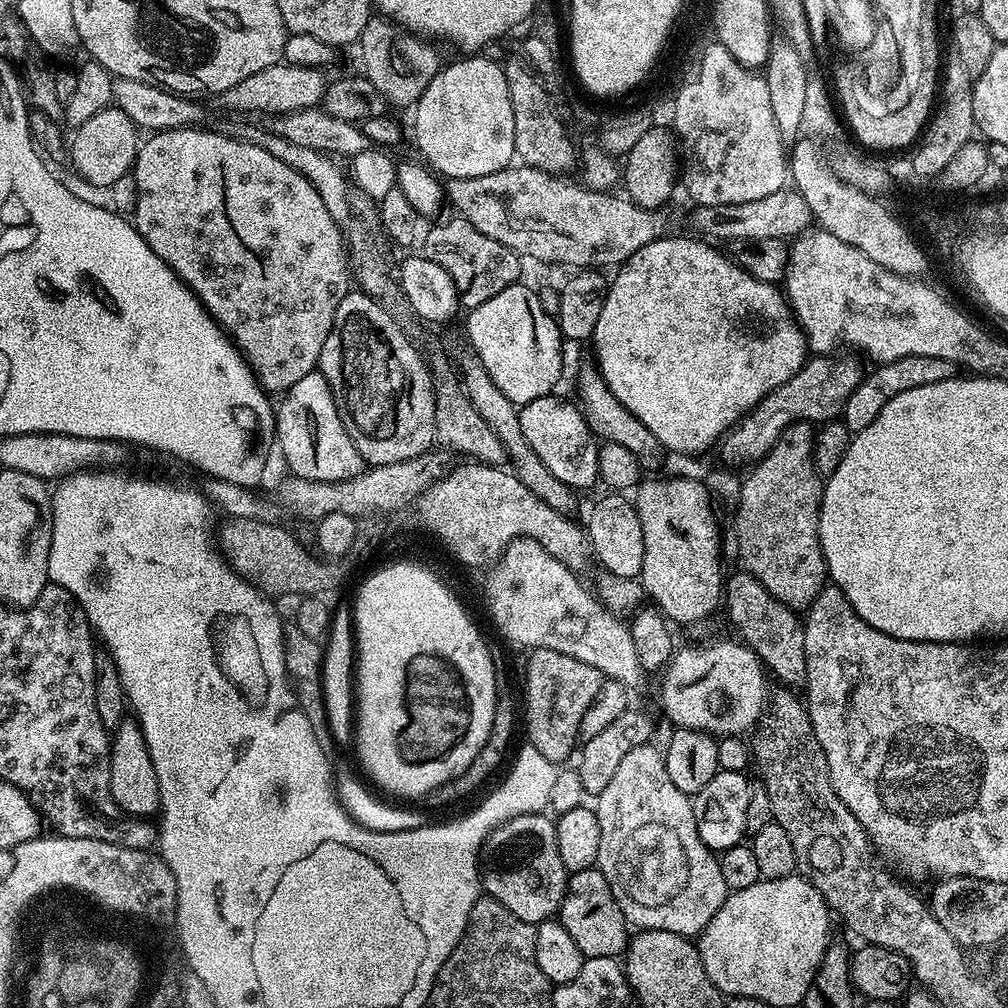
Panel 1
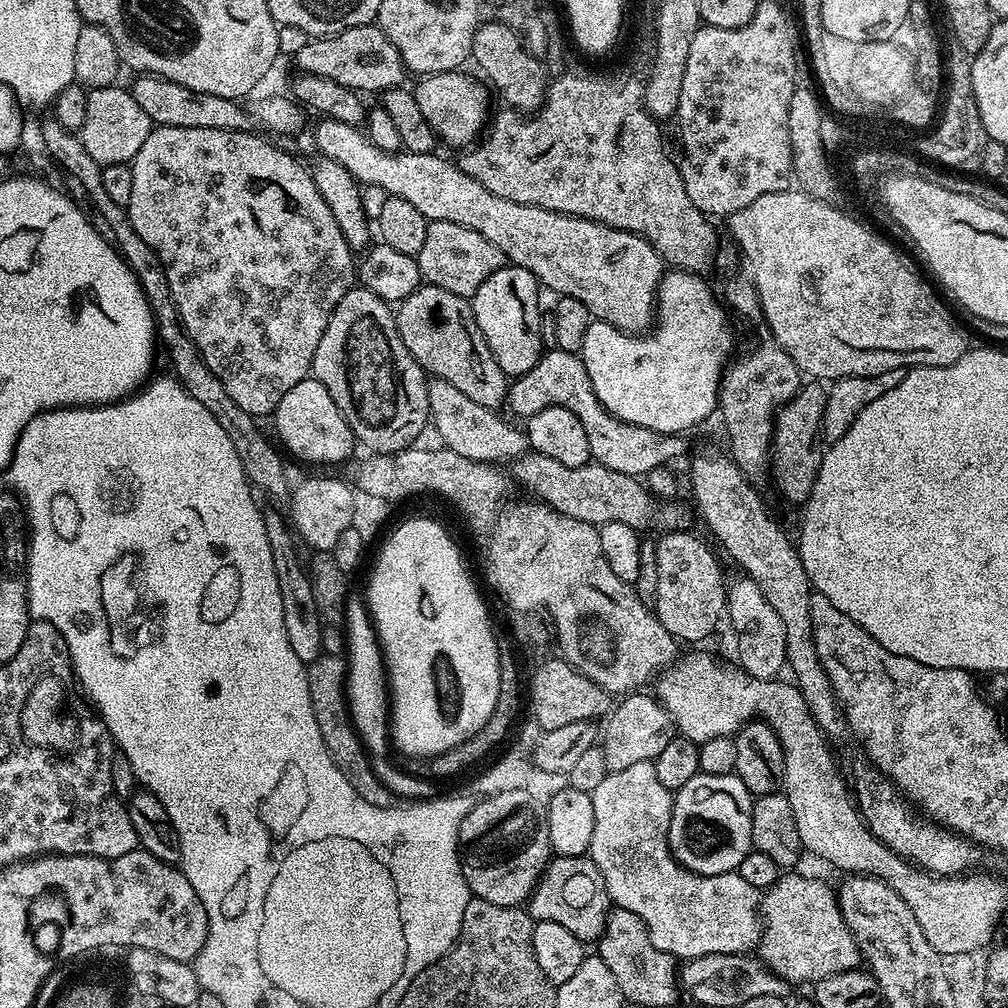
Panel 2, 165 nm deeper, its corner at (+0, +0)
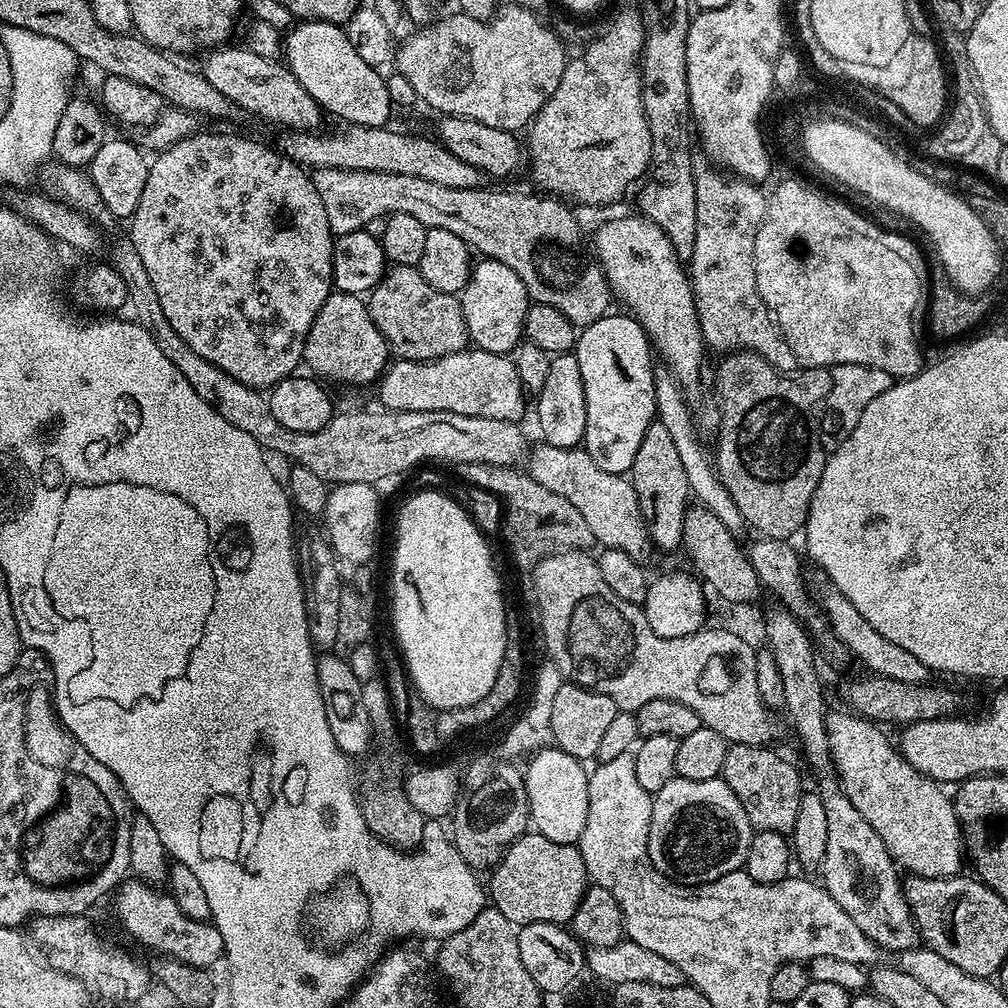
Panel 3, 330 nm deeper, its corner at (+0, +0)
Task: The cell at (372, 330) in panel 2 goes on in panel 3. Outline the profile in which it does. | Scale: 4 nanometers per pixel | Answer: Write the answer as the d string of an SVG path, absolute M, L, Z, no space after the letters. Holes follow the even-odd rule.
M333 291L326 298L322 310L318 310L314 326L310 326L310 334L304 343L303 363L309 364L320 376L333 376L352 384L359 380L375 381L384 375L390 363L390 349L378 326L374 326L367 303L349 292Z

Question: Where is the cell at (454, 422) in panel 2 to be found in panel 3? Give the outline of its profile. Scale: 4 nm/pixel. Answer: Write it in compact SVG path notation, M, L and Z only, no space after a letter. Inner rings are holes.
M541 443L539 447L536 449L533 447L526 460L526 463L528 462L526 471L534 478L534 482L546 486L546 490L554 490L554 494L562 494L562 498L566 498L566 502L570 502L570 506L574 506L574 510L578 510L582 518L586 518L587 525L593 531L594 540L604 548L621 548L626 554L644 558L648 548L650 549L648 527L644 525L642 510L638 506L638 494L634 490L631 479L619 472L602 470L602 466L594 463L583 447L559 448L546 443Z

